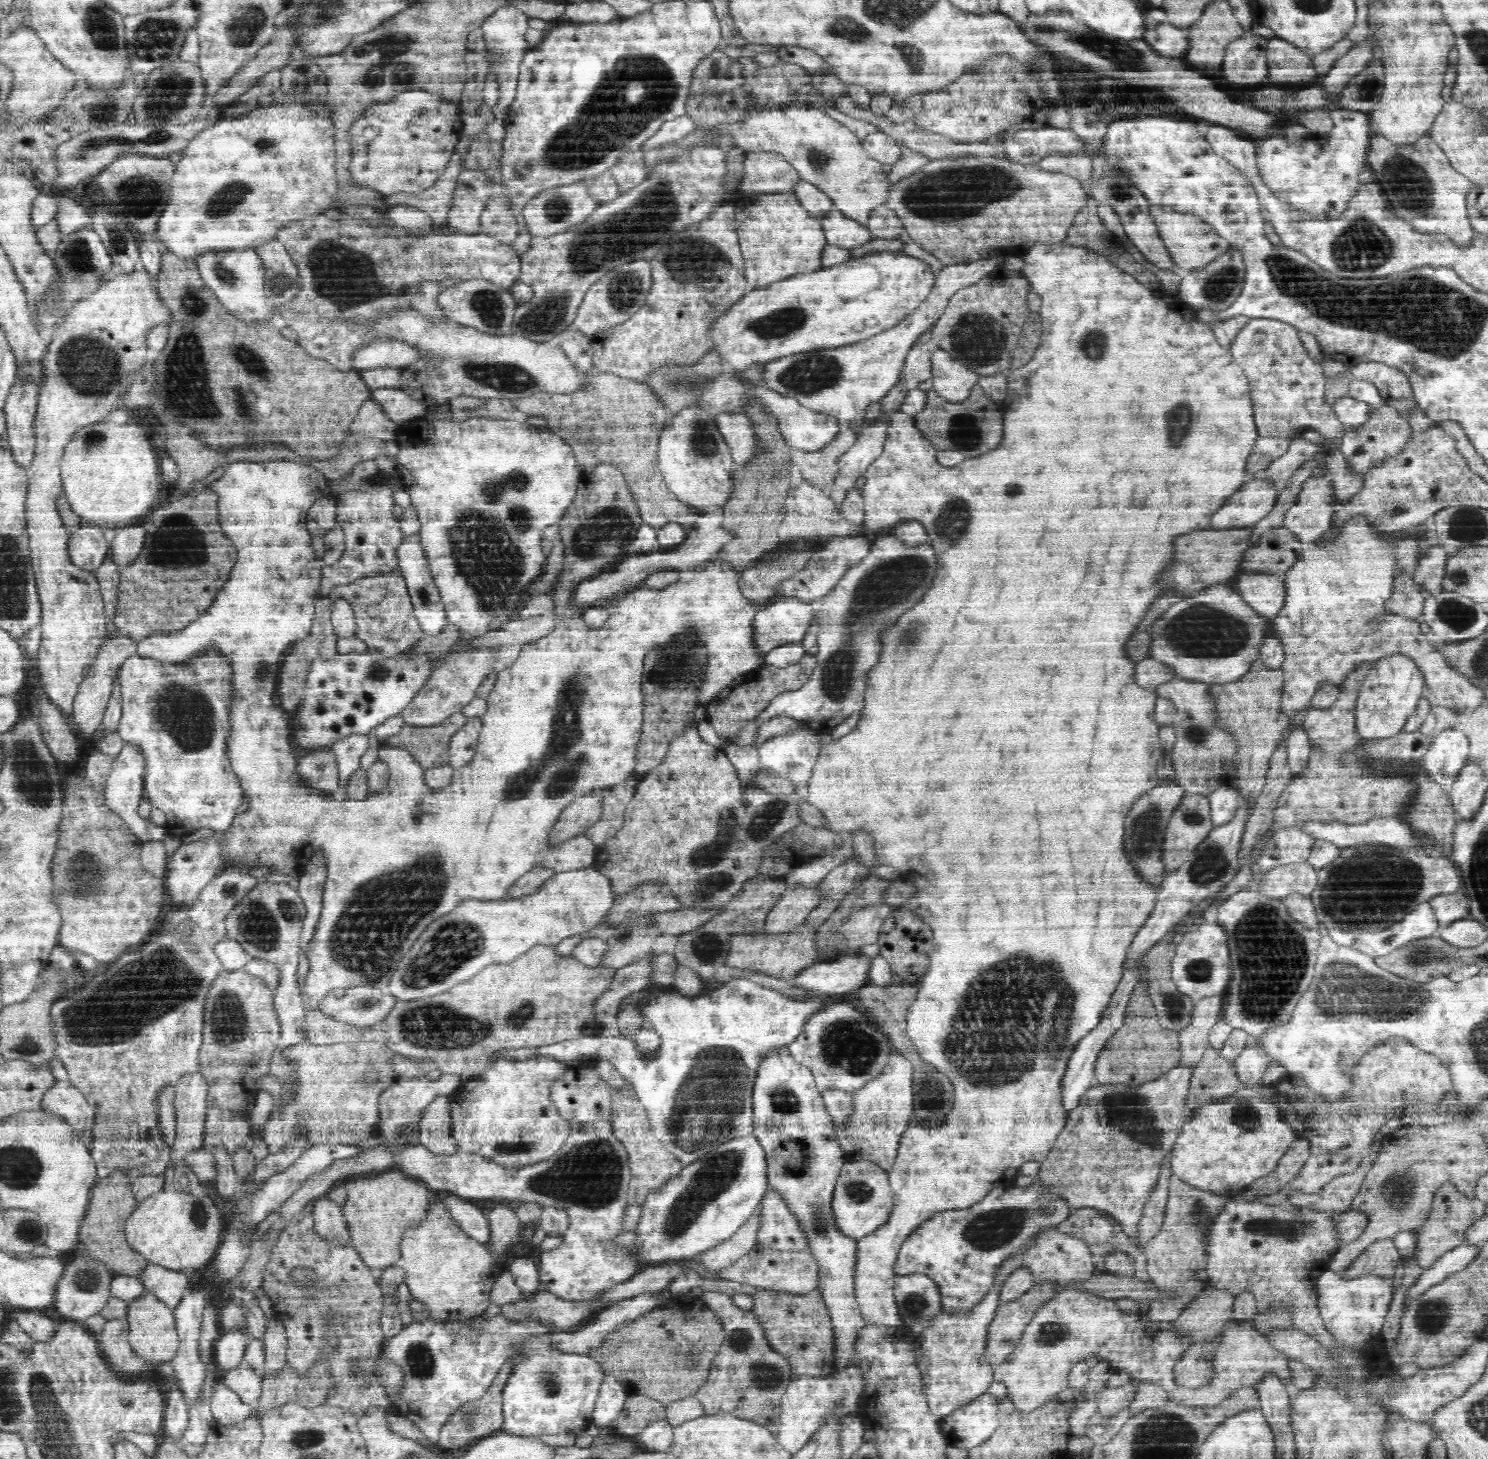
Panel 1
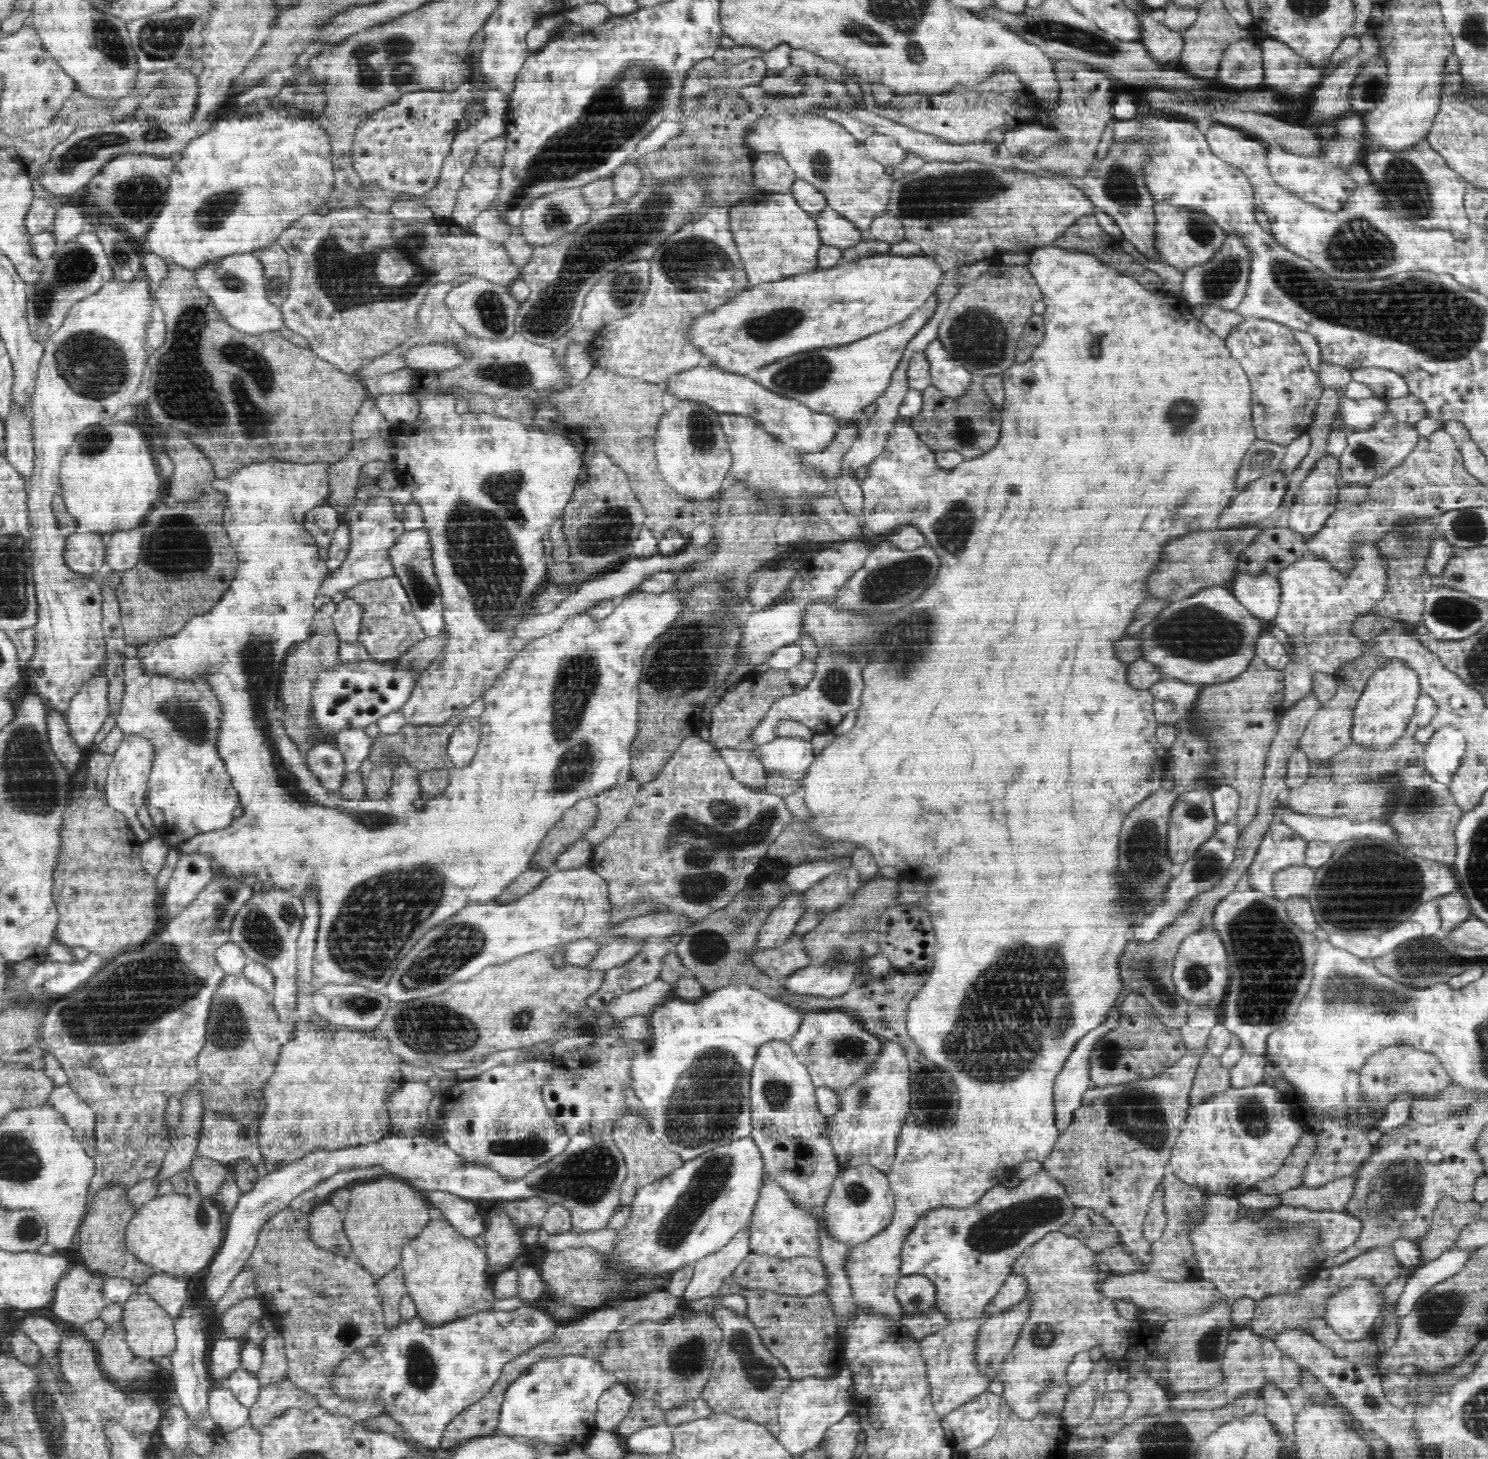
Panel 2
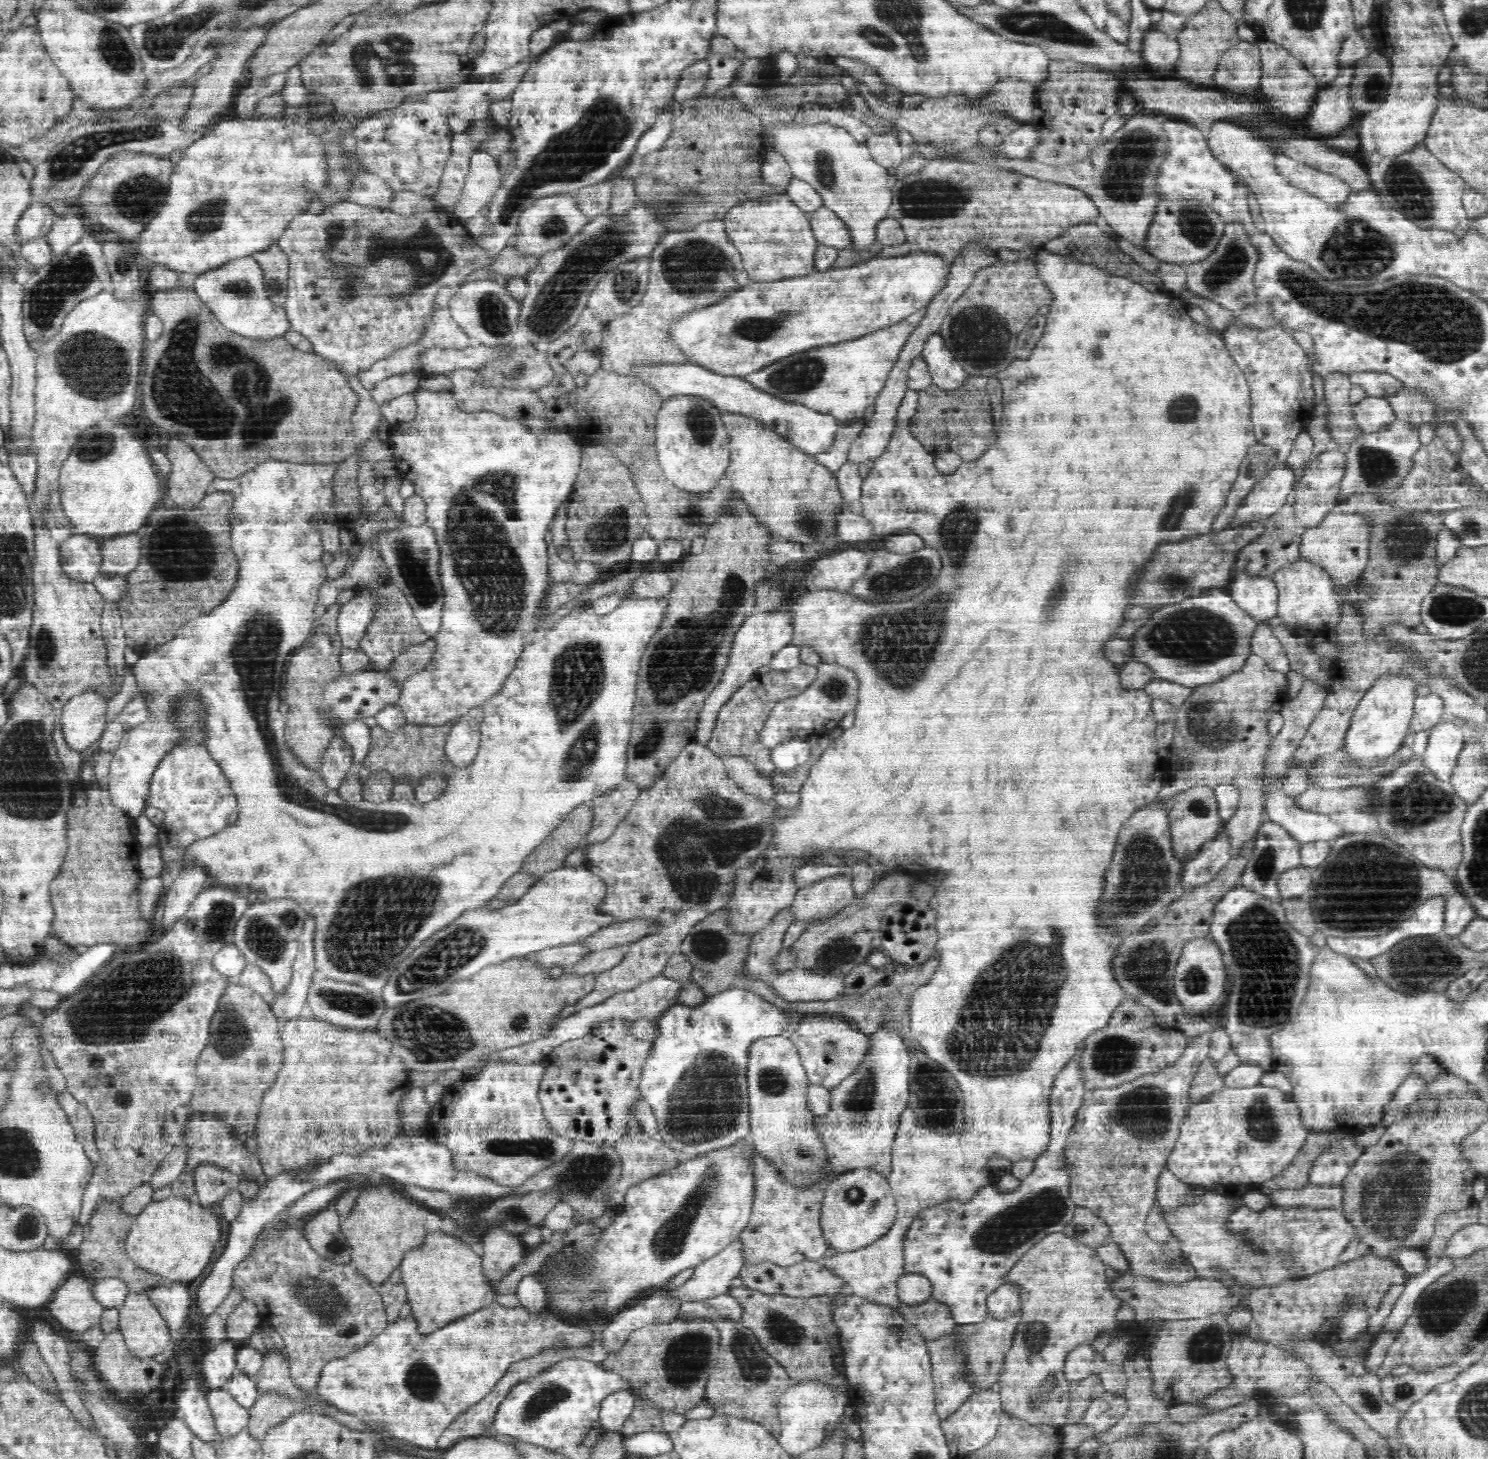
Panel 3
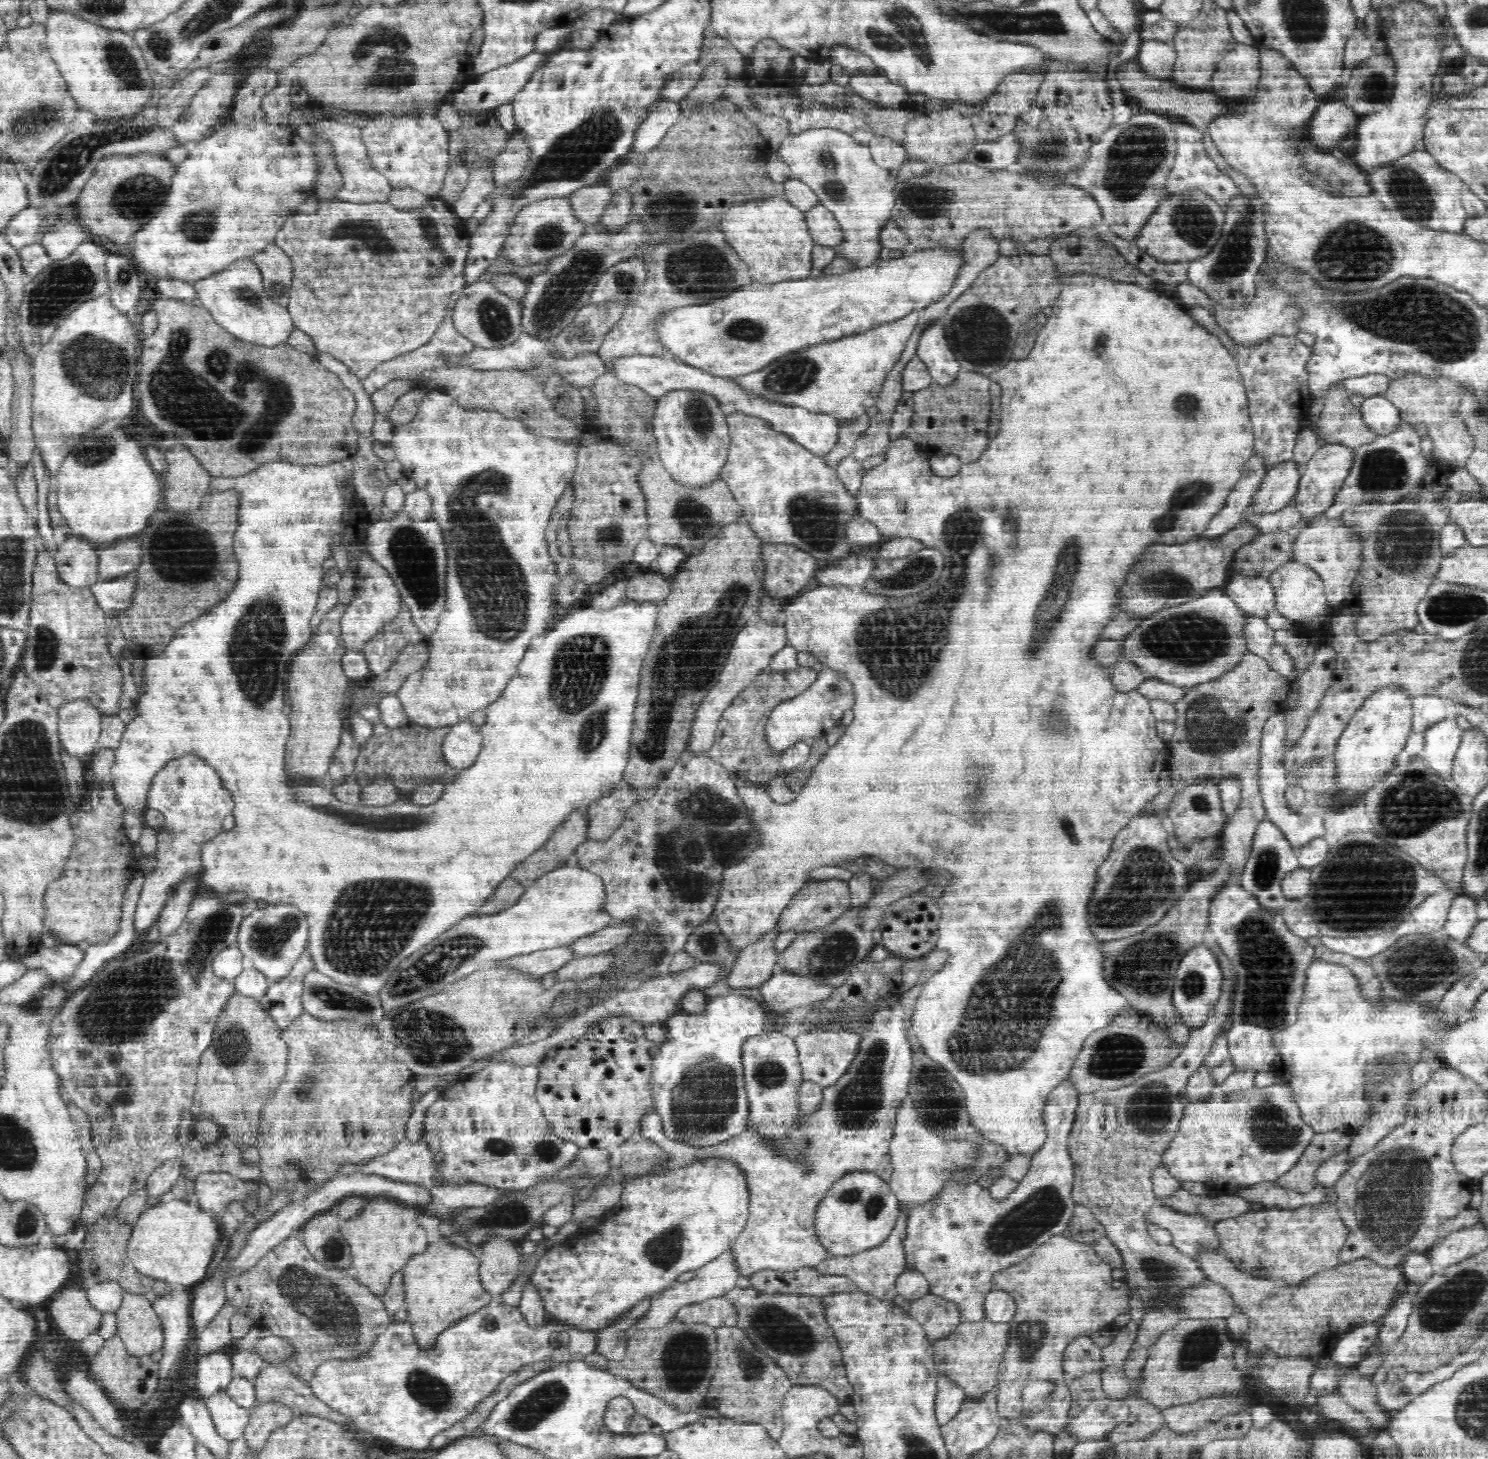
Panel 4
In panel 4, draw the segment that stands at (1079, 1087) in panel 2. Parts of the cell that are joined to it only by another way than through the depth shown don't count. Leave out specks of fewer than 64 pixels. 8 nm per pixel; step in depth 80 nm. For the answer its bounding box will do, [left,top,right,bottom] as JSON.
[903,1076,1081,1322]

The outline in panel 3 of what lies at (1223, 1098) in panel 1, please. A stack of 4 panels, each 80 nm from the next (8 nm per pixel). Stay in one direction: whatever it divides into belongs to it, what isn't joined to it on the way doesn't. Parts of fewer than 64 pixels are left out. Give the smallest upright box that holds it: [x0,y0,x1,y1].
[1189,1056,1226,1104]

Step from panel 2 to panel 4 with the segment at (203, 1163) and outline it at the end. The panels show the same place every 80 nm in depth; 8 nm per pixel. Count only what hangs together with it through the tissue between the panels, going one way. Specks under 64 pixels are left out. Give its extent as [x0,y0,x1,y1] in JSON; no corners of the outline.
[195,1172,258,1217]

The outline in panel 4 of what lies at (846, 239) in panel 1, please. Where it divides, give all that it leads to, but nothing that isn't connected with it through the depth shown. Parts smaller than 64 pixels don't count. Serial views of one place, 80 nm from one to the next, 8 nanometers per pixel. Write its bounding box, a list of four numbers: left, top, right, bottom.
[806,205,843,247]

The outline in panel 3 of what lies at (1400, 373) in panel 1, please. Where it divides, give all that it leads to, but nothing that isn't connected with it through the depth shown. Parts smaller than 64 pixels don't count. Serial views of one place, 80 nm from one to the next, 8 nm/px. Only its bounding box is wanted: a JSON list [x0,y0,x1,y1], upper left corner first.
[1349,370,1405,398]

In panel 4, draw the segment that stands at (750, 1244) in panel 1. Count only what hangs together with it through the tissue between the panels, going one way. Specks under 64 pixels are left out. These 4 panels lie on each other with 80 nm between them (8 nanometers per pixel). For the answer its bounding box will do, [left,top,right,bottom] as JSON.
[634,1247,739,1329]

